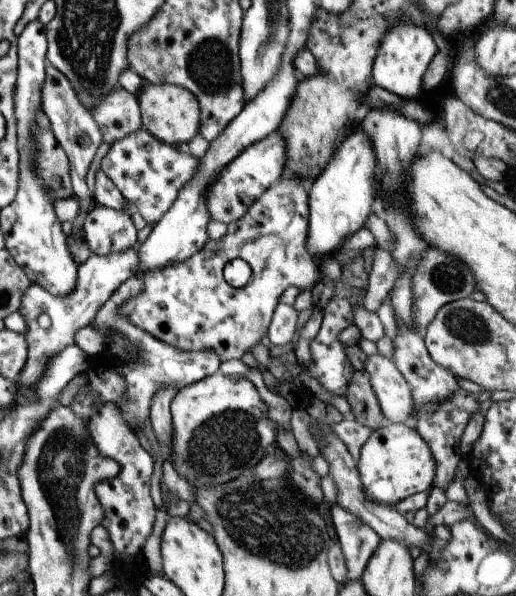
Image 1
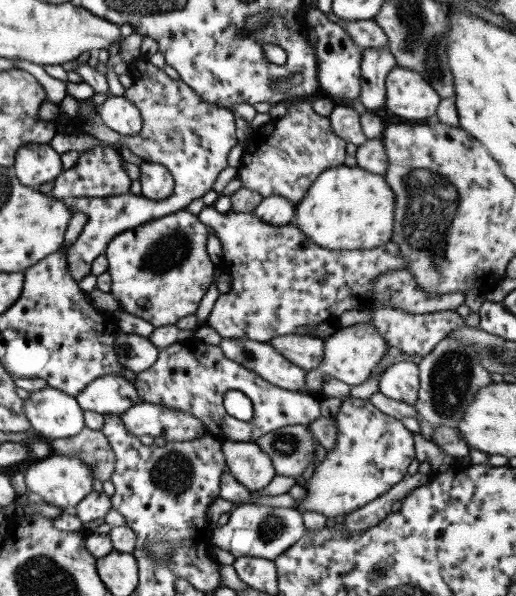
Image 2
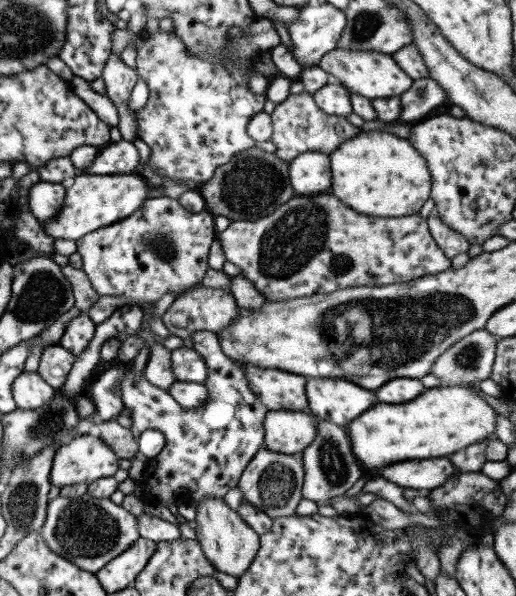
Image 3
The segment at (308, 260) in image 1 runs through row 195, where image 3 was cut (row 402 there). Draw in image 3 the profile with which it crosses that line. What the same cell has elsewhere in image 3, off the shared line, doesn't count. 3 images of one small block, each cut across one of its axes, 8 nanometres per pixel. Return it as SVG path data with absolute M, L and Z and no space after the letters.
M251 364L238 366L245 373L249 390L259 397L259 402L267 407L267 410L307 410L305 377Z

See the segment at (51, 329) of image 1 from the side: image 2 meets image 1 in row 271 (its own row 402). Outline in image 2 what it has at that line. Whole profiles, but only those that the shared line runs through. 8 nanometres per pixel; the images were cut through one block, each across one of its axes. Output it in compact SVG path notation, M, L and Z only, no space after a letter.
M107 373L88 382L75 400L83 411L118 415L141 401L135 385L121 373Z

